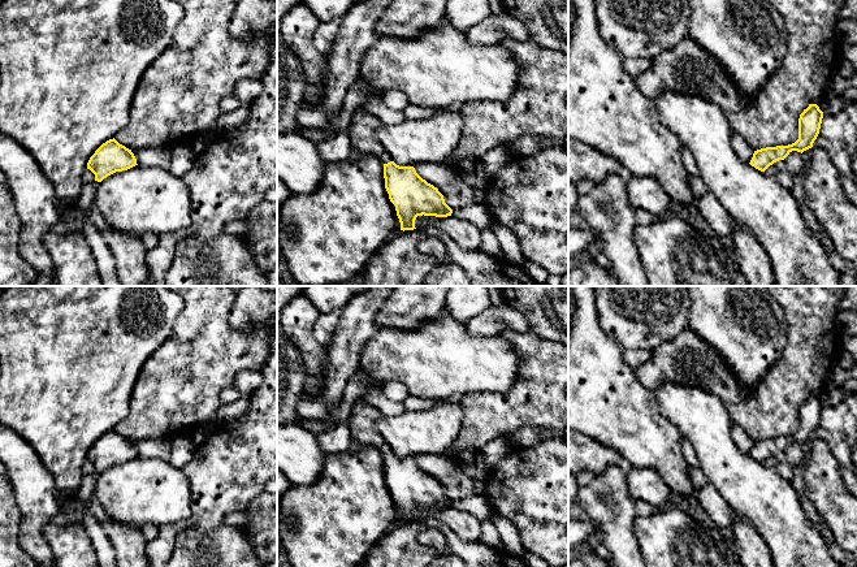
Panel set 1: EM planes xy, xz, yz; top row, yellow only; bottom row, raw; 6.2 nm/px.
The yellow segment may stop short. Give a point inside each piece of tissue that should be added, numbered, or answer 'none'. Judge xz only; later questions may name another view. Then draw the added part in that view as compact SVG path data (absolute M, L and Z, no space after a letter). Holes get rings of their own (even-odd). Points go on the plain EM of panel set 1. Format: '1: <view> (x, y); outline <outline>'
1: xz (362, 423); outline M364 399L355 402L351 417L347 423L351 430L350 453L356 453L365 447L375 447L382 455L393 453L391 447L375 428L375 423L381 416L381 411Z

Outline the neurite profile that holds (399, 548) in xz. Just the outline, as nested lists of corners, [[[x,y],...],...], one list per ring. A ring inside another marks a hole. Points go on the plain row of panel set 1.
[[[436,518],[401,521],[394,525],[369,550],[363,567],[429,567],[437,557],[445,554],[458,557],[466,567],[528,567],[523,558],[506,550],[460,540],[446,523]],[[428,528],[436,528],[445,534],[443,550],[436,550],[419,542],[417,534]]]

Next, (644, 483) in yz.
[[[629,467],[627,486],[633,499],[642,499],[653,506],[663,505],[671,493],[661,475],[650,467]]]

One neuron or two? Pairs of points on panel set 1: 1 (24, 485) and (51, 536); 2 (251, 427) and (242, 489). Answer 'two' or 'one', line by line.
1: two
2: one

